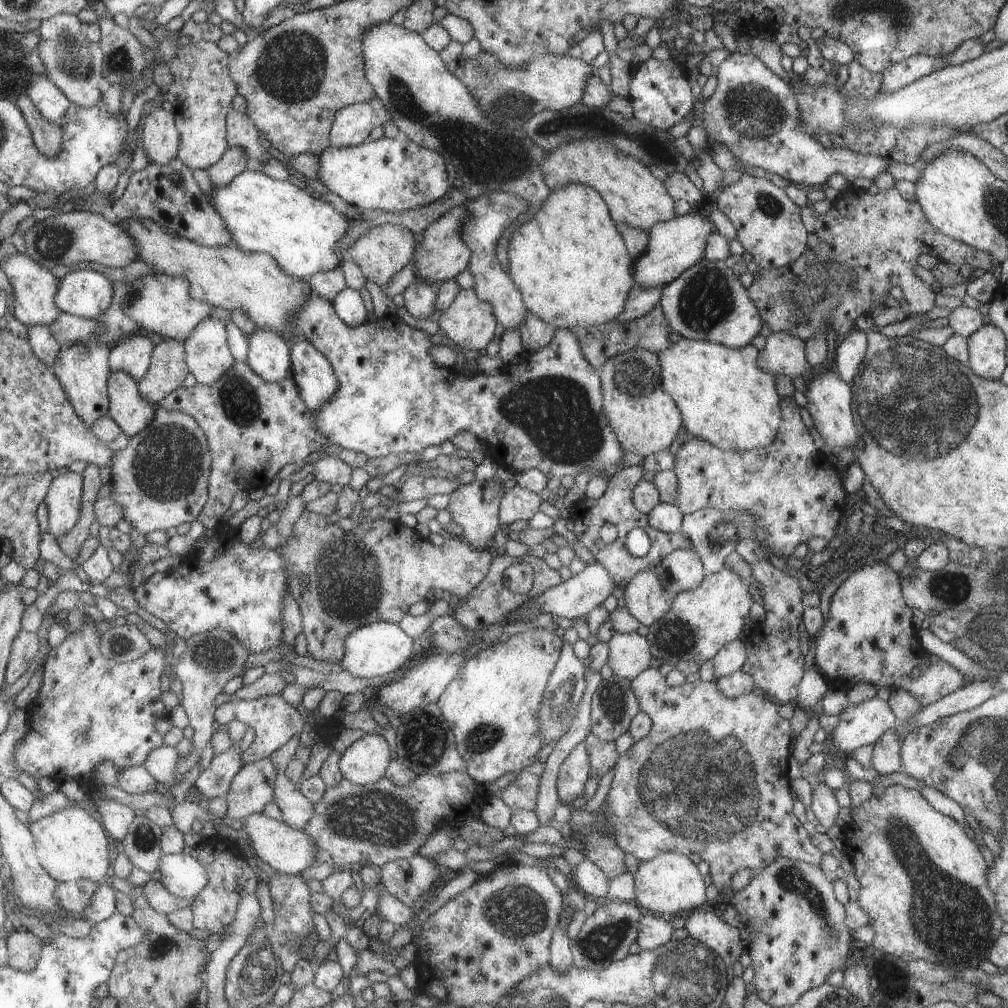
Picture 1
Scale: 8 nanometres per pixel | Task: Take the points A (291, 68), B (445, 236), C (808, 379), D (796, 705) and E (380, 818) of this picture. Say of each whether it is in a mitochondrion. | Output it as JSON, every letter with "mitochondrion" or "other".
{"A":"mitochondrion","B":"other","C":"other","D":"other","E":"mitochondrion"}

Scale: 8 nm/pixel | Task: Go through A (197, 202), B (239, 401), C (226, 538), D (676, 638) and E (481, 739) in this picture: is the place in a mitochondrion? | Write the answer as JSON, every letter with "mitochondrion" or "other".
{"A":"other","B":"mitochondrion","C":"other","D":"mitochondrion","E":"mitochondrion"}

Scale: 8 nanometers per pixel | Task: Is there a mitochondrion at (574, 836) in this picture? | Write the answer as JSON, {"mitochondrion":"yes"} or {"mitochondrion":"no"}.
{"mitochondrion":"no"}

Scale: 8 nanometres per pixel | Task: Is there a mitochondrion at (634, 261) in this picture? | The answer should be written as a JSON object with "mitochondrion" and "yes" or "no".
{"mitochondrion":"no"}

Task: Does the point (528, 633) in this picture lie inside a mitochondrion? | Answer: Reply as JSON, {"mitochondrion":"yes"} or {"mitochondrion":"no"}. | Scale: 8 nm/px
{"mitochondrion":"no"}

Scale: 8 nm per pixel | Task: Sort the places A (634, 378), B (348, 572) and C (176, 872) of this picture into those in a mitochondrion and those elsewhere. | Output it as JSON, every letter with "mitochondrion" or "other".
{"A":"mitochondrion","B":"mitochondrion","C":"other"}

